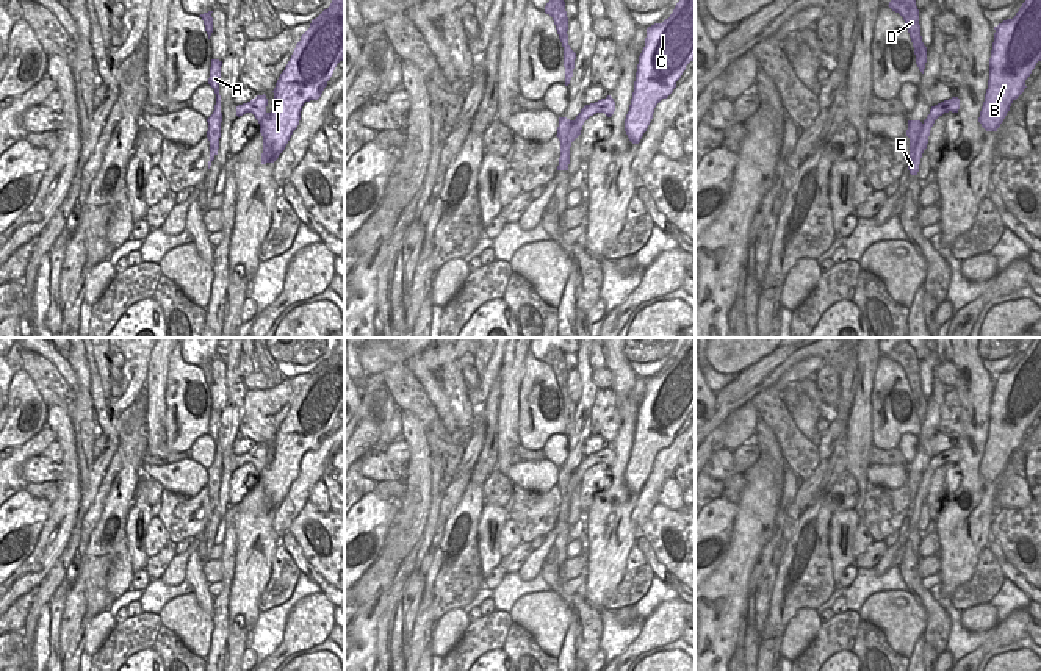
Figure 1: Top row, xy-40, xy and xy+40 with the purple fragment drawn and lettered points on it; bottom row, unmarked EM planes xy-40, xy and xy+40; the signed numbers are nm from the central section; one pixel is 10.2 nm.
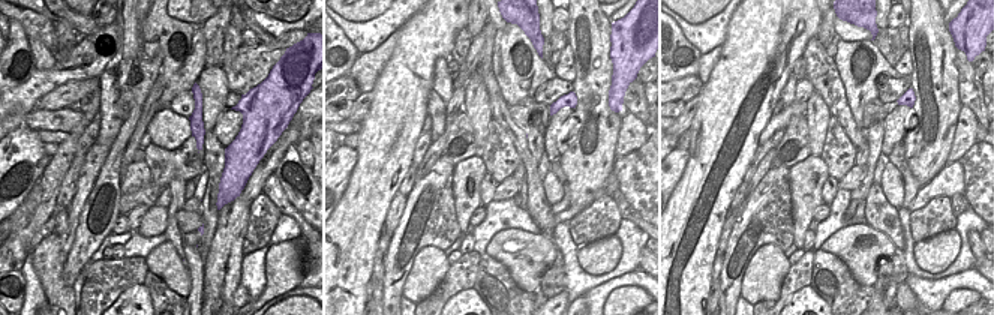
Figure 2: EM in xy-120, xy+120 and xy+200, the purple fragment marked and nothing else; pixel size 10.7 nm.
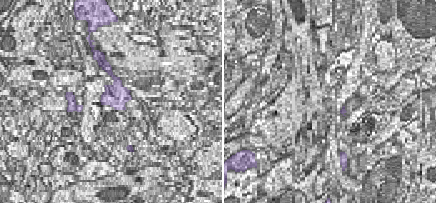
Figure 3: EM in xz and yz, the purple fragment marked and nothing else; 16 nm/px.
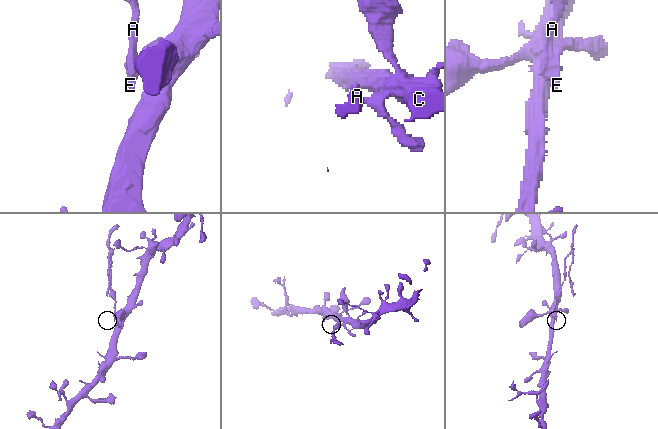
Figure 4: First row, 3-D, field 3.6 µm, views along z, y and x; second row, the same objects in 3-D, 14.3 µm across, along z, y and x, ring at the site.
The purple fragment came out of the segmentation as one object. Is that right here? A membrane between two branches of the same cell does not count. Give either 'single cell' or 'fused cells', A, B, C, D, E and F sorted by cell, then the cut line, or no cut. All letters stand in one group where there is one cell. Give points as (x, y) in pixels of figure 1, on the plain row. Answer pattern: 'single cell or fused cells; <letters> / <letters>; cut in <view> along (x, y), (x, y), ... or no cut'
fused cells; A D E / B C F; cut in xy along (573, 471), (579, 484)

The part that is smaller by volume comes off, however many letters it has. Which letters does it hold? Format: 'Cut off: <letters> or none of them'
Cut off: A, D, E

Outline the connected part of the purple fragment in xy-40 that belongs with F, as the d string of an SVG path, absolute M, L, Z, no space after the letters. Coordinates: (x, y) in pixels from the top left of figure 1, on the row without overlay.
M344 338L338 339L330 357L312 371L310 379L301 386L296 399L280 424L274 438L274 458L266 461L266 446L257 446L247 454L236 457L236 466L252 463L260 474L263 486L261 515L274 513L285 501L293 482L301 471L301 461L305 452L318 450L327 436L337 414L344 410Z

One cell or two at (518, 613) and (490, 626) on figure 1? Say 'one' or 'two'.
two

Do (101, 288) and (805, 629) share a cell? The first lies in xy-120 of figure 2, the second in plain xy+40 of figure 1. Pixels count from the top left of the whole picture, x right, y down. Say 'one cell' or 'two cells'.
two cells

